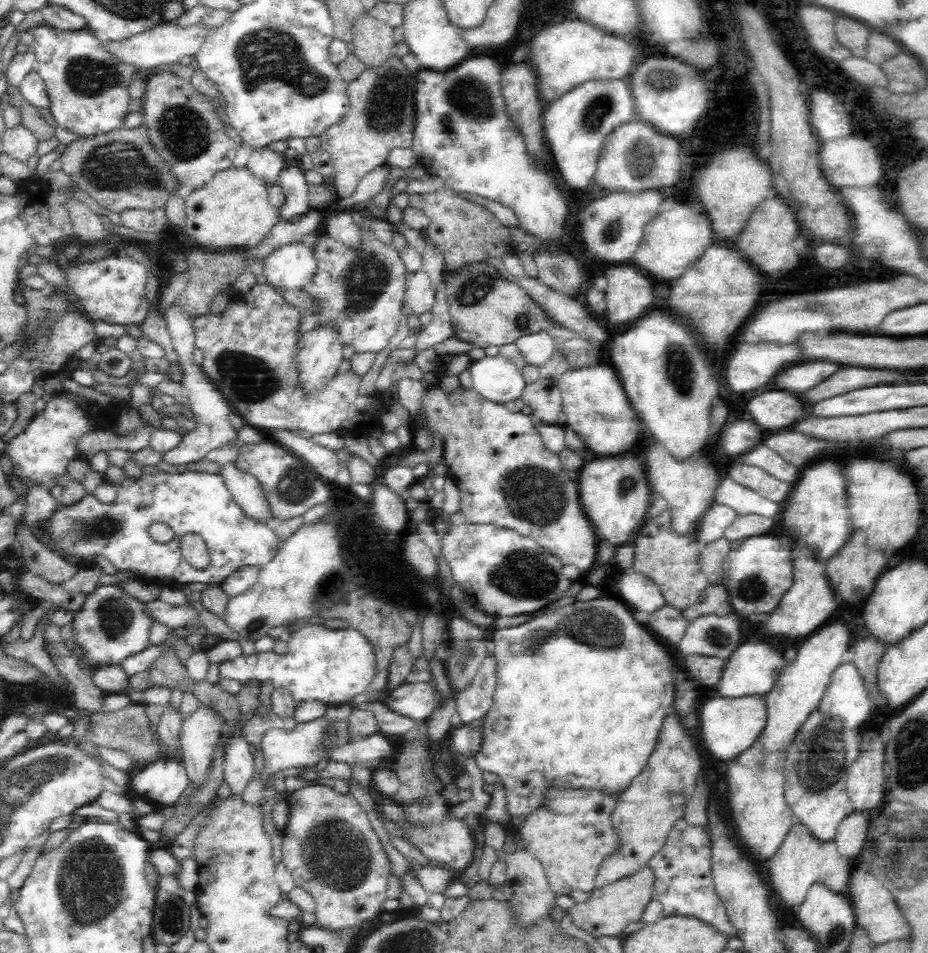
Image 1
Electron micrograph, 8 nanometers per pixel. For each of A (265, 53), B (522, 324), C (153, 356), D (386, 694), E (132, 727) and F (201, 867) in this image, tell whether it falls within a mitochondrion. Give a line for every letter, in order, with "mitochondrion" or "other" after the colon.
A: mitochondrion
B: other
C: other
D: other
E: mitochondrion
F: other

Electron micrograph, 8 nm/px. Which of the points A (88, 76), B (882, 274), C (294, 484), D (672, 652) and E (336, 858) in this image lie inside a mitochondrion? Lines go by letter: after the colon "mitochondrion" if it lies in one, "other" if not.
A: mitochondrion
B: other
C: mitochondrion
D: other
E: mitochondrion

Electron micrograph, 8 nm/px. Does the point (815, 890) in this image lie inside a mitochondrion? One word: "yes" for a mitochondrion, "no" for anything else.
no

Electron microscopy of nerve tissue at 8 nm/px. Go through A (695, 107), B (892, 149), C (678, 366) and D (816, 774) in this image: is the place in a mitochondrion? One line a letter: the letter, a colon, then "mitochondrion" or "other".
A: other
B: other
C: mitochondrion
D: mitochondrion

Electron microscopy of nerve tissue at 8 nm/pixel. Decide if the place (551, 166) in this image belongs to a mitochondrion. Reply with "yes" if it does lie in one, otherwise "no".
no

